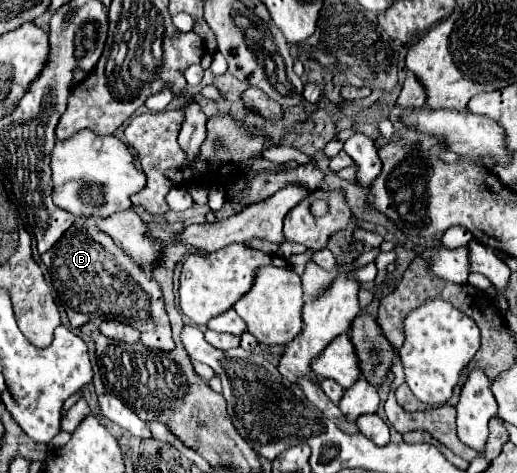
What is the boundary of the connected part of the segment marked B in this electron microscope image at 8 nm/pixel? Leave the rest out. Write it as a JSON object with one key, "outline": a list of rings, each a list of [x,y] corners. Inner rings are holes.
{"outline":[[[75,220],[73,226],[65,232],[65,236],[61,236],[61,240],[49,252],[43,254],[43,264],[51,274],[51,282],[59,294],[59,302],[65,308],[73,328],[79,328],[85,322],[95,320],[117,320],[123,324],[131,324],[133,328],[139,328],[141,342],[147,348],[163,352],[175,348],[159,284],[151,276],[141,272],[141,268],[137,268],[137,264],[133,264],[133,260],[129,260],[129,256],[125,256],[125,252],[121,252],[121,248],[117,248],[117,244],[113,244],[109,236],[97,230],[95,220]]]}

